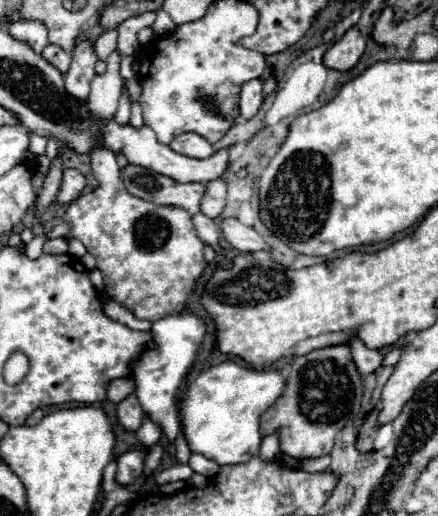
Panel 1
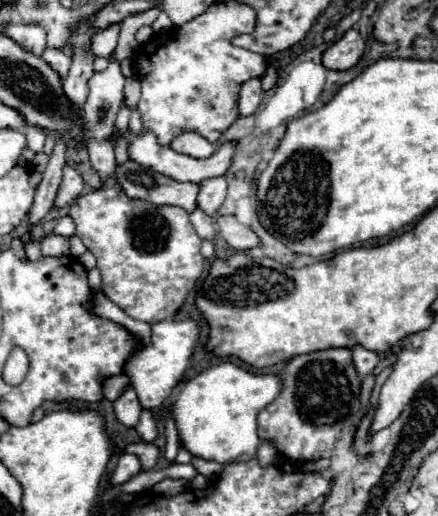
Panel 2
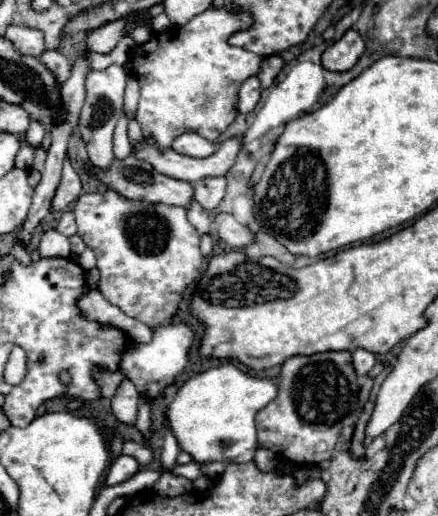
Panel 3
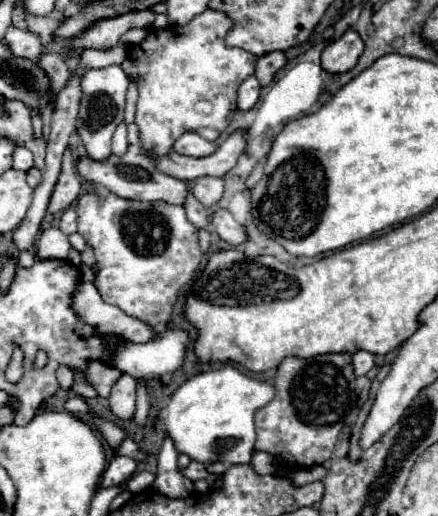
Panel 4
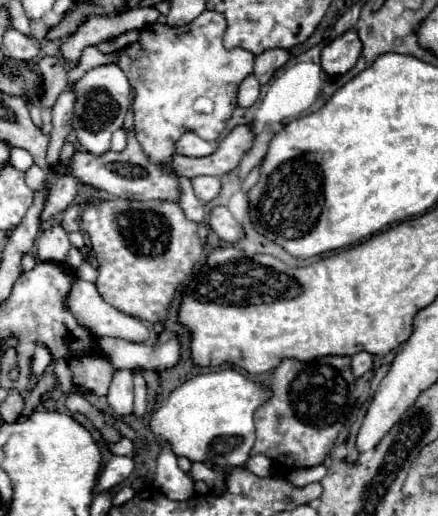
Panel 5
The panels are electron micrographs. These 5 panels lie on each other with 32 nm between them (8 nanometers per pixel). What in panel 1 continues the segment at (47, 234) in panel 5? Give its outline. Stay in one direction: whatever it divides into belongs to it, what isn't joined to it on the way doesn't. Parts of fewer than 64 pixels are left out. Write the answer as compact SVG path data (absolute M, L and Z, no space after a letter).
M48 238L44 242L44 252L68 252L68 240L66 238Z

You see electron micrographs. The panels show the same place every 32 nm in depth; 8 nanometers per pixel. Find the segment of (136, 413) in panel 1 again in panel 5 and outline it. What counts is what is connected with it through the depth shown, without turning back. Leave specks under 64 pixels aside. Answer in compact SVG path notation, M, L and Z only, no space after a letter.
M122 368L116 370L112 382L110 382L110 390L108 390L108 404L114 410L114 414L124 416L132 412L132 374L124 372Z

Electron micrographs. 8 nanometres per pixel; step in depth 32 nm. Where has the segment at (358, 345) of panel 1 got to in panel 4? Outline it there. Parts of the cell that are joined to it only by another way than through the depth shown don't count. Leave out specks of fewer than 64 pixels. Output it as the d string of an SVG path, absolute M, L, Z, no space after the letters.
M358 350L356 354L352 354L352 366L356 376L364 376L374 366L374 354L366 350Z

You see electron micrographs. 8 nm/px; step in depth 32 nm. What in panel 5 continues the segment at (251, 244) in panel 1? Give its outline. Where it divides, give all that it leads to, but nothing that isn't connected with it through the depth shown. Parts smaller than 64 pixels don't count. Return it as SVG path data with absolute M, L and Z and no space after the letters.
M216 206L210 212L210 228L226 242L236 242L242 236L242 226L232 218L226 206Z

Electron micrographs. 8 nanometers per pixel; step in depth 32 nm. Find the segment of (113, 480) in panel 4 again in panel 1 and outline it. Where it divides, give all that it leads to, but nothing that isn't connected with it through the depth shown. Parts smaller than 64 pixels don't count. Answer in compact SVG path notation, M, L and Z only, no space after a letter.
M126 452L118 458L118 472L116 472L116 482L126 486L134 482L142 474L142 462L144 454L142 452Z

